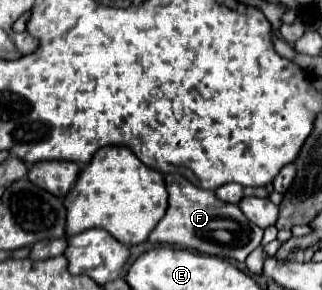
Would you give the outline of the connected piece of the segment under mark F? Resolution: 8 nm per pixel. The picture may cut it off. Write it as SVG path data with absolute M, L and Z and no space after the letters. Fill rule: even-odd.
M166 175L164 179L168 189L168 211L150 233L150 243L174 245L180 249L190 249L234 261L244 261L260 245L264 231L256 229L256 225L252 225L244 217L238 205L222 205L214 191L200 189L182 175Z

